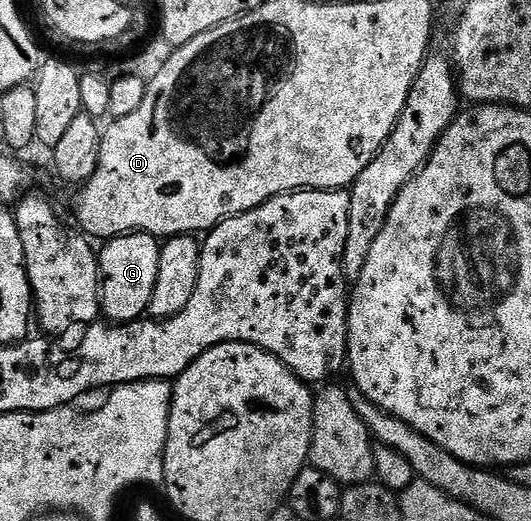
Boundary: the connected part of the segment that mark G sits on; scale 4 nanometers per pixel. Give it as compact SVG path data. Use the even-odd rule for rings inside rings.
M130 231L127 235L116 235L113 239L104 240L103 246L100 248L97 256L97 268L101 274L101 315L111 323L130 323L136 319L142 318L149 310L149 302L151 301L151 293L155 293L155 281L159 277L159 257L161 256L161 243L158 236L148 235L142 231Z

